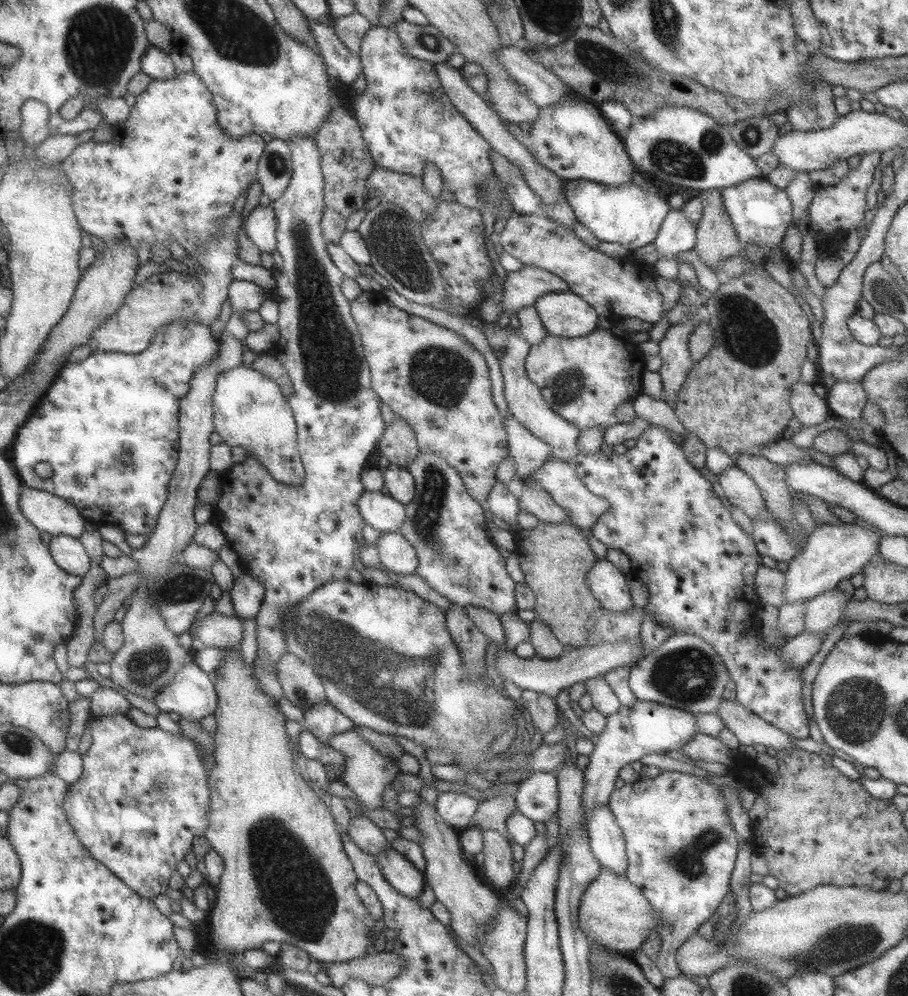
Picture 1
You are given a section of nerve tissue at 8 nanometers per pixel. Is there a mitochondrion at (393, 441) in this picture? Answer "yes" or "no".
no

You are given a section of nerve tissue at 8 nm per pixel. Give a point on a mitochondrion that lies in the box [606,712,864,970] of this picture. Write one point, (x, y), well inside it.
(691, 861)

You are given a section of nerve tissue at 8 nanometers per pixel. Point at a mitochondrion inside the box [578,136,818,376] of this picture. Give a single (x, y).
(752, 336)

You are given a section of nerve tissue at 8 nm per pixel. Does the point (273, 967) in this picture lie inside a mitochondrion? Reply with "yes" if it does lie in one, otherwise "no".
no

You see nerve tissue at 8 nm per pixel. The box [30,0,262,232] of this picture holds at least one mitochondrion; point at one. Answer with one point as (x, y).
(100, 42)

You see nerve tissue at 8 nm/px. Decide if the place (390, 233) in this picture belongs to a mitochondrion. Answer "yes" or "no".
yes

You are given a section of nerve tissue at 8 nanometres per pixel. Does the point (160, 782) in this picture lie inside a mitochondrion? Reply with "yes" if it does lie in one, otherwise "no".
yes

